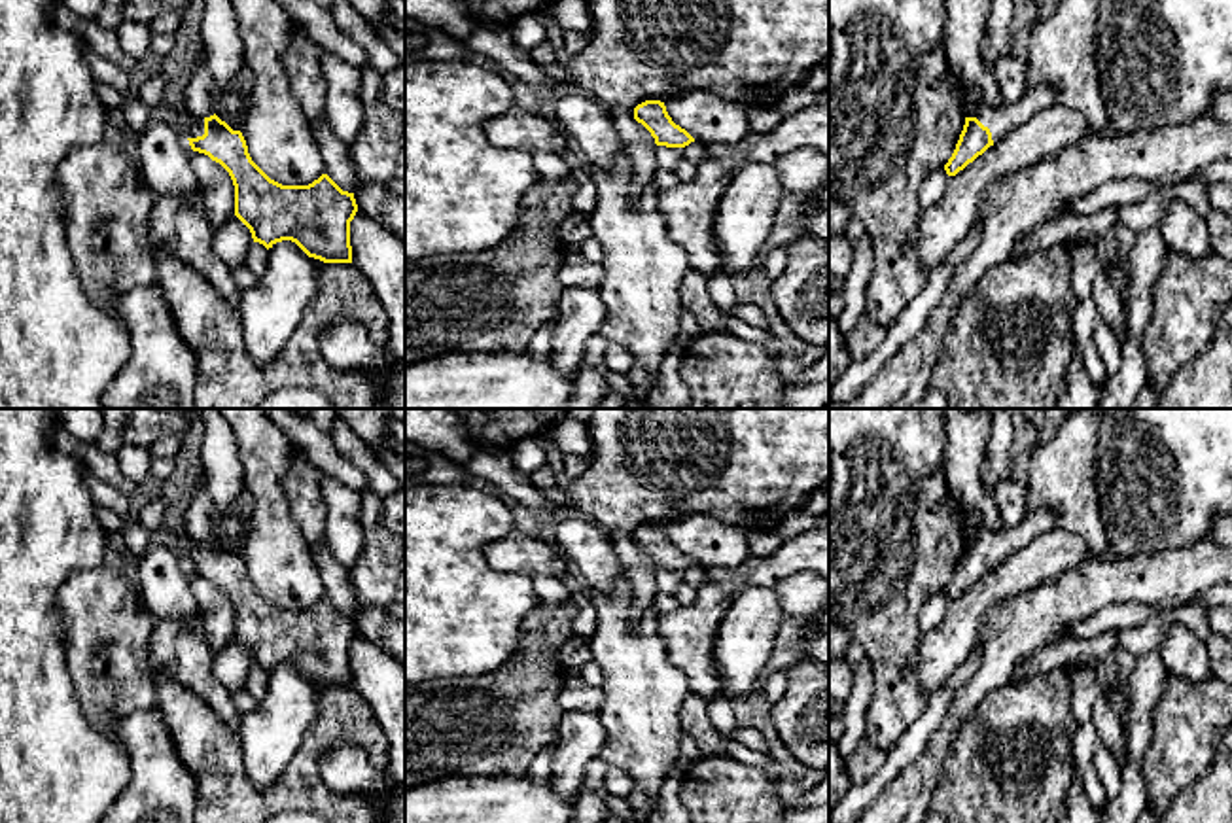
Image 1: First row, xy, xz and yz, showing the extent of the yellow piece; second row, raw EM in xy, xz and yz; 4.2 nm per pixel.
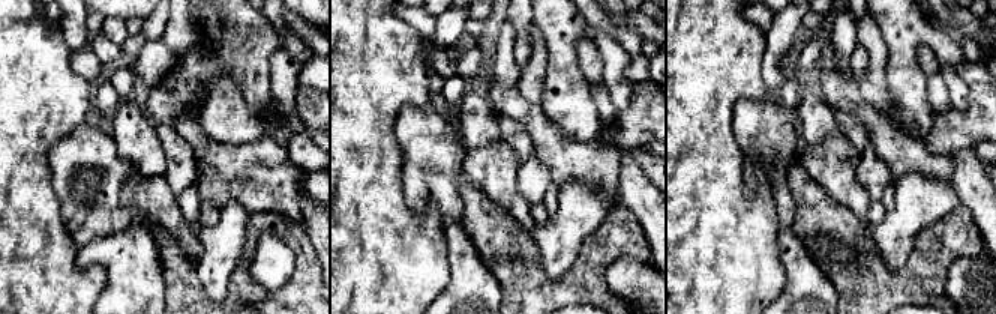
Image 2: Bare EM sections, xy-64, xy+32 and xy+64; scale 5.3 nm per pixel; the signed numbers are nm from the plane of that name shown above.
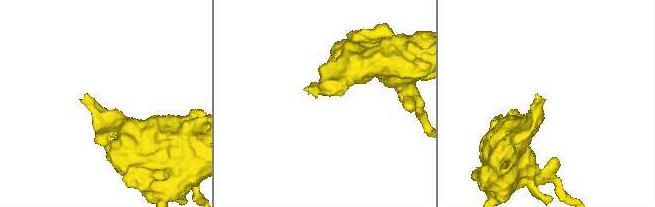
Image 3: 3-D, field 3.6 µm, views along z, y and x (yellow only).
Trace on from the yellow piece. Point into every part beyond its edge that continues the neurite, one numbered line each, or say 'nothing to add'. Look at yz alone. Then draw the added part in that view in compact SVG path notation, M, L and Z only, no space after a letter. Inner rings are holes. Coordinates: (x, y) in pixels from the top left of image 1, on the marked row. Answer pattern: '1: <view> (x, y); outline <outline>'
1: yz (1002, 120); outline M1037 85L1028 89L1018 100L1005 102L999 108L982 106L977 119L990 129L994 144L1011 131L1031 119L1035 114L1050 108L1056 102L1052 85Z

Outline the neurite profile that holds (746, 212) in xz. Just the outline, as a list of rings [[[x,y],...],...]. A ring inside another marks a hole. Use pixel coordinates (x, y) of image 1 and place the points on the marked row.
[[[774,163],[748,165],[729,184],[713,221],[723,274],[742,276],[757,265],[785,193]]]

